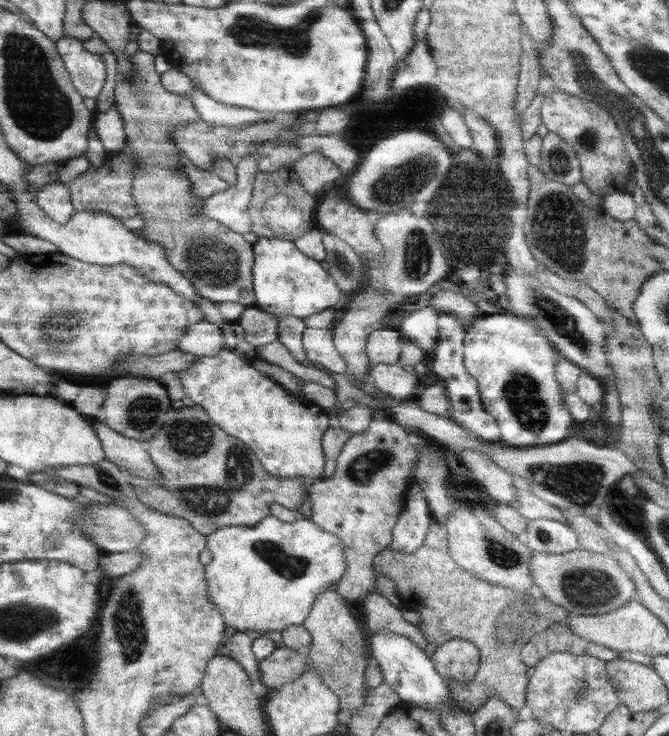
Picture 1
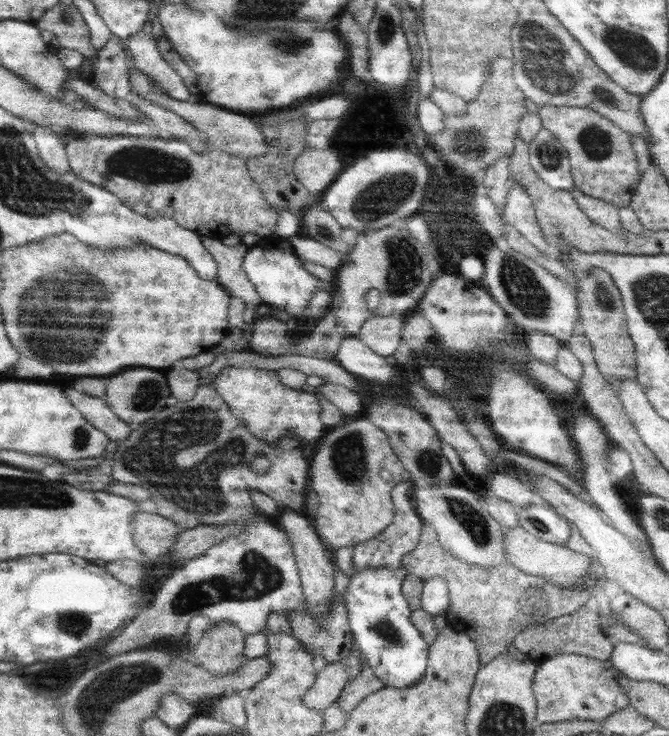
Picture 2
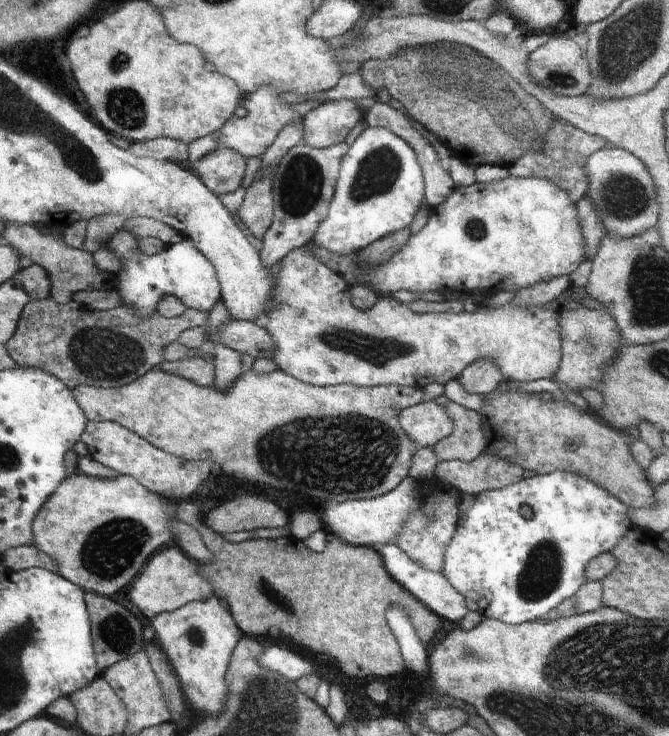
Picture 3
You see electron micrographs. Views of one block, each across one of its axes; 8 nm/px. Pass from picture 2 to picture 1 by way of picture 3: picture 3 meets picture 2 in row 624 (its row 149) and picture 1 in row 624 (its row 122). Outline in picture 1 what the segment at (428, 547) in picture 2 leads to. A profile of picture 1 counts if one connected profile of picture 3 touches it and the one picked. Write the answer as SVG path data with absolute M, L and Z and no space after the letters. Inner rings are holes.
M434 520L428 527L424 542L413 553L404 553L392 550L389 547L382 549L373 558L372 568L378 573L388 575L396 583L405 607L420 614L421 620L418 630L424 634L427 643L435 644L438 647L448 640L462 638L462 640L470 642L472 646L477 646L476 650L480 654L480 659L475 677L465 684L451 680L451 684L447 685L453 700L458 702L458 706L466 711L474 712L477 708L484 706L488 698L496 696L506 706L525 712L529 678L526 675L528 668L521 660L521 651L524 644L529 642L536 634L545 632L552 624L566 621L570 615L566 608L550 602L539 593L527 595L514 589L486 582L484 579L470 574L452 560L448 550L446 529Z

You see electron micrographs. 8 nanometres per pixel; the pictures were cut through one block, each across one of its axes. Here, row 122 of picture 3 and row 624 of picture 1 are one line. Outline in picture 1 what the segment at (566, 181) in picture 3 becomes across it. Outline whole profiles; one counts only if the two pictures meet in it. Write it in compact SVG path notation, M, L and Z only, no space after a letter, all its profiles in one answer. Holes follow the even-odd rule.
M564 623L552 624L545 632L536 634L526 642L521 651L521 660L528 667L536 667L541 659L549 653L568 652L571 654L584 654L600 658L606 663L616 659L616 652L594 642L588 642L574 634L570 626Z

